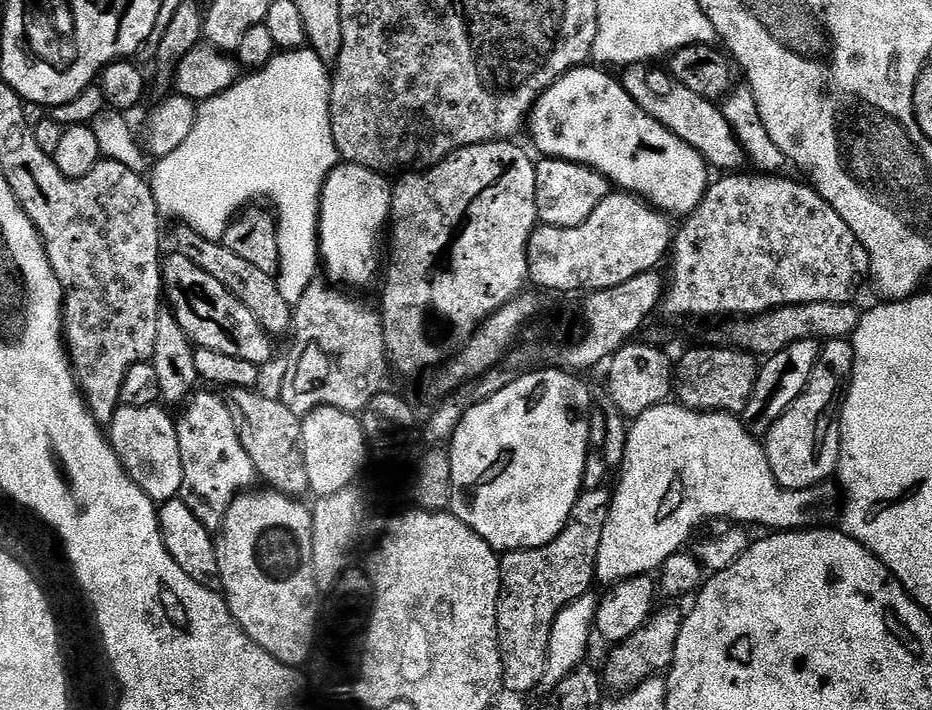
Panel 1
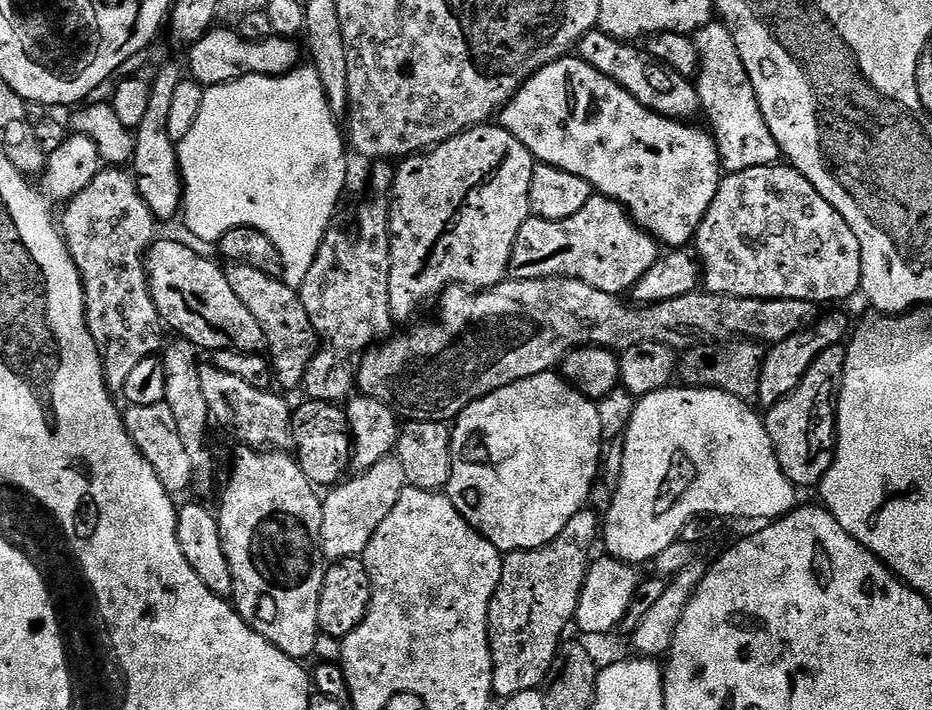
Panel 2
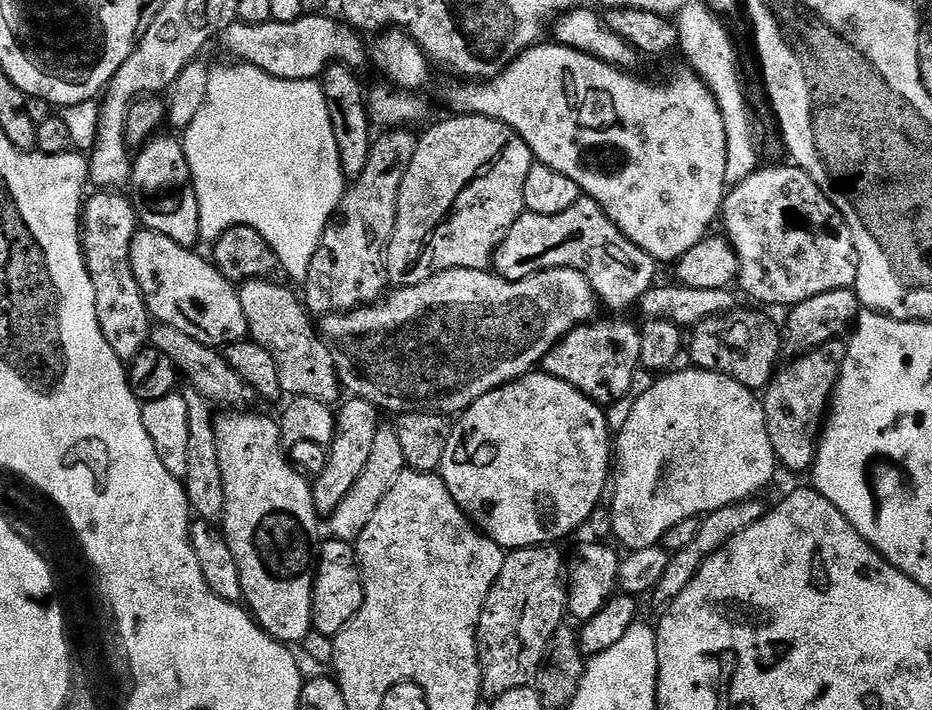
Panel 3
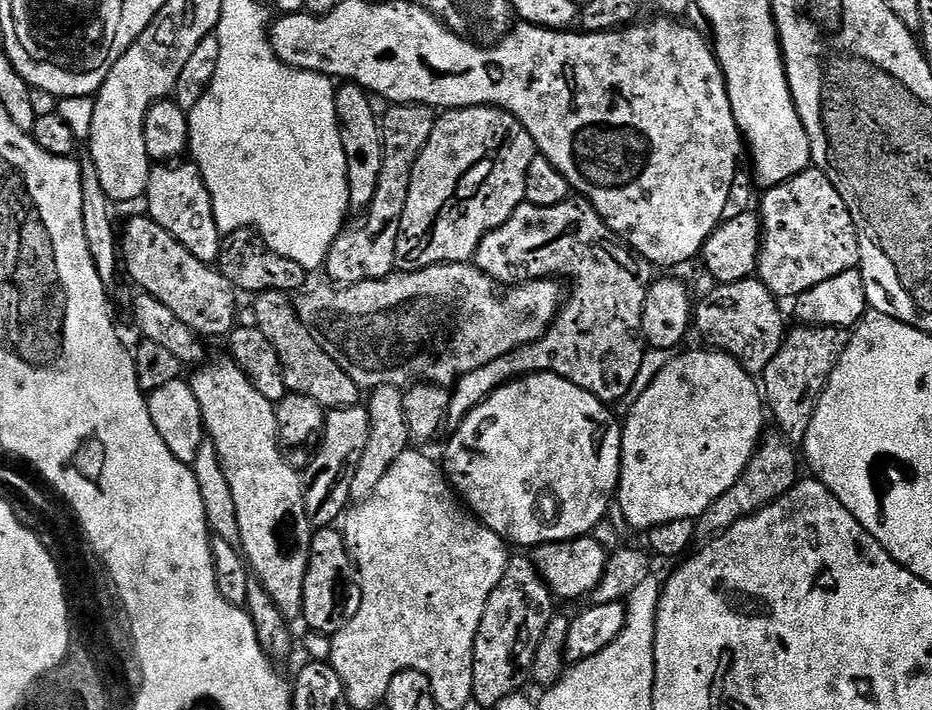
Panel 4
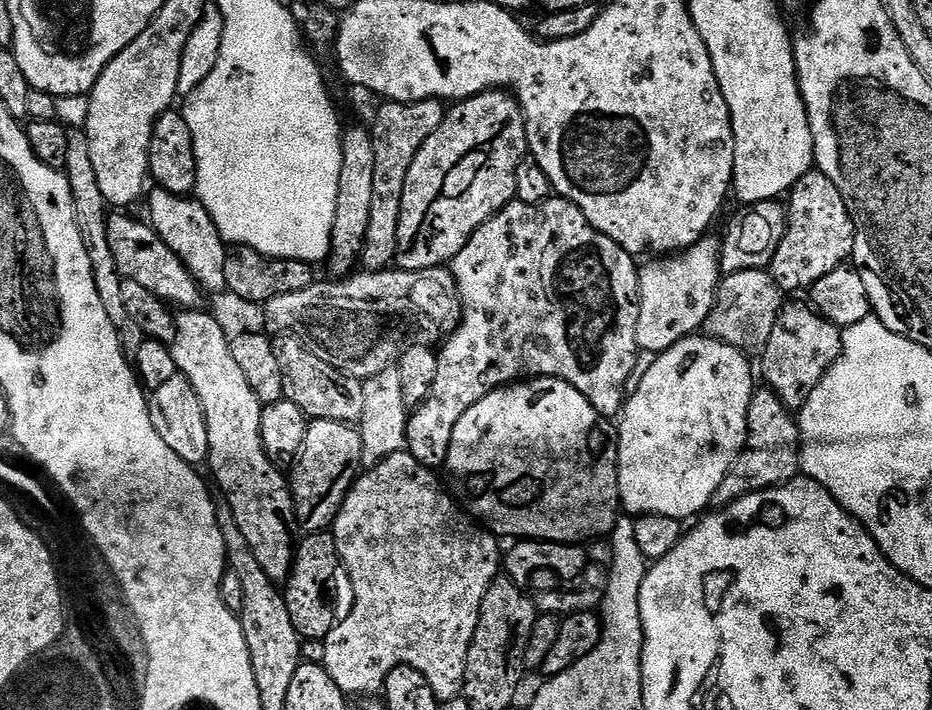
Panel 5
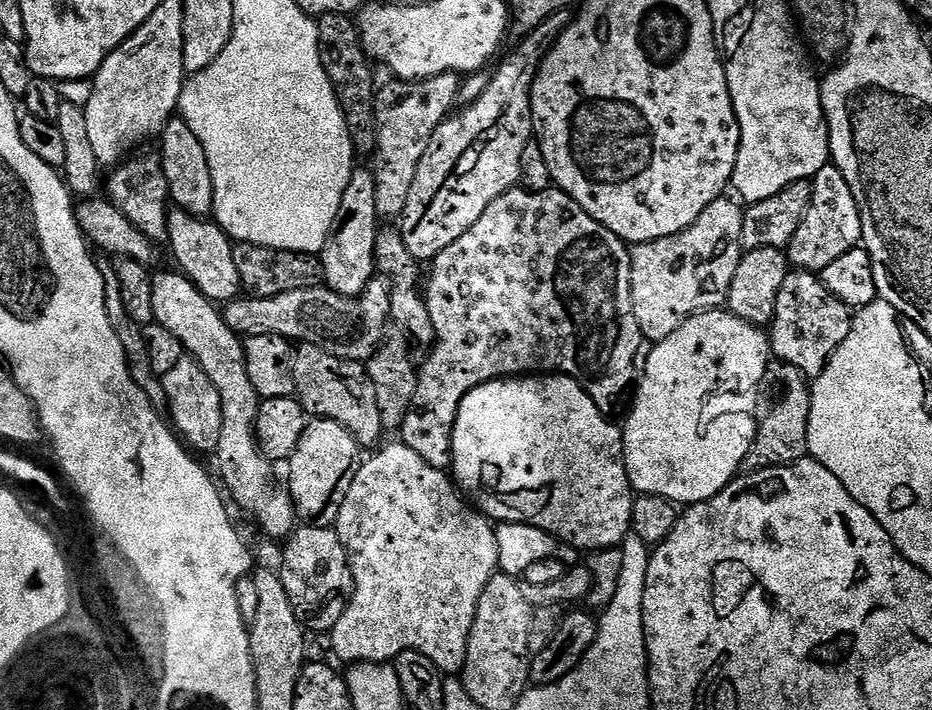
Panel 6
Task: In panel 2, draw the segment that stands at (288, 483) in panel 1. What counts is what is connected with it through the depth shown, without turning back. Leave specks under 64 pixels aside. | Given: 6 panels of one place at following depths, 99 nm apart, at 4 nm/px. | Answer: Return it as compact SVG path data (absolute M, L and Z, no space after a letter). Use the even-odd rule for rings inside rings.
M208 362L200 369L202 391L206 398L206 406L210 410L212 420L220 423L232 436L240 439L239 443L246 448L257 450L284 450L292 444L293 405L287 404L281 393L276 390L250 386L235 374L226 374L226 370L218 370L215 362Z

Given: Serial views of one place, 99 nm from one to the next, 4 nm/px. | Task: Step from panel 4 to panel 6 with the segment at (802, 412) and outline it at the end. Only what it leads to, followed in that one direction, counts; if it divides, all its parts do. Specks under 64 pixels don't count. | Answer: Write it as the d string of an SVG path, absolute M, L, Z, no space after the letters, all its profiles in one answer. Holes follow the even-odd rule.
M789 271L782 282L782 290L778 290L776 316L770 325L772 352L782 363L789 364L792 367L789 369L805 377L819 376L828 365L828 358L836 353L836 348L848 337L851 328L852 316L848 305L826 290L817 273Z

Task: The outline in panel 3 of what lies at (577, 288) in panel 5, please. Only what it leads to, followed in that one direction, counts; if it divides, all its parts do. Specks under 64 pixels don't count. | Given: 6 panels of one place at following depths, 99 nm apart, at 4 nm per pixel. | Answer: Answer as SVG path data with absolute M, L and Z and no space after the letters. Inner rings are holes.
M582 198L566 210L566 214L534 214L525 211L523 216L510 226L506 238L496 248L494 257L494 271L496 275L506 278L507 280L521 280L527 276L532 276L535 272L545 272L551 268L573 268L578 270L590 282L590 286L596 291L599 303L608 308L613 308L616 312L624 312L627 308L635 309L640 300L649 290L657 283L656 268L657 261L652 259L646 250L634 246L618 230L618 226L598 206L596 200ZM603 320L583 324L564 337L542 365L548 375L566 382L586 394L594 403L609 406L620 400L632 388L636 368L641 367L640 328L628 320Z

